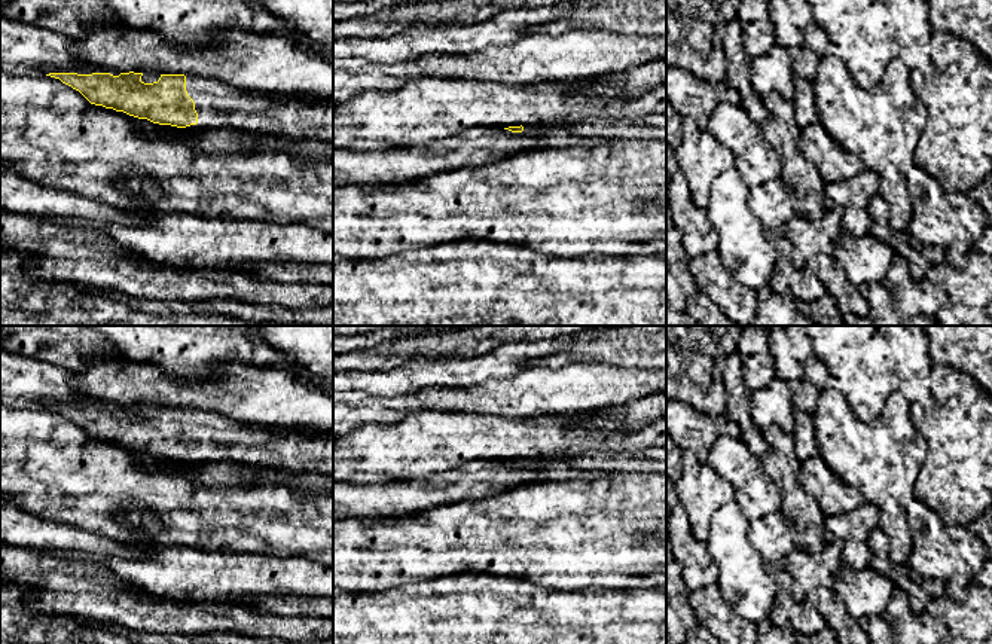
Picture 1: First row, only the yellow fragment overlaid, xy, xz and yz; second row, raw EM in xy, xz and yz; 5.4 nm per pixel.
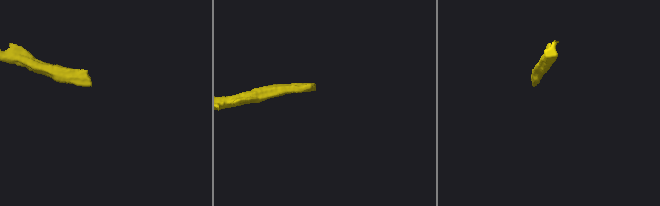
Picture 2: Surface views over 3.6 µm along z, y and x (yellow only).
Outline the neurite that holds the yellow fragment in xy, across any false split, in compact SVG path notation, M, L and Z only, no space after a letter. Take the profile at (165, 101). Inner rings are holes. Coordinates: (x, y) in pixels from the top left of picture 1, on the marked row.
M49 73L79 91L91 104L159 125L189 131L232 126L290 140L333 143L333 100L314 106L289 104L260 91L184 74Z

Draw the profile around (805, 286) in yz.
M772 235L769 241L778 250L778 262L769 287L794 300L818 300L827 292L808 268L799 268L793 260L793 247L784 235Z

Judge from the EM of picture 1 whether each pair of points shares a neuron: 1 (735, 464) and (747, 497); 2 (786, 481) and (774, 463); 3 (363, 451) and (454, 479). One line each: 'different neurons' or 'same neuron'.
1: same neuron
2: same neuron
3: different neurons

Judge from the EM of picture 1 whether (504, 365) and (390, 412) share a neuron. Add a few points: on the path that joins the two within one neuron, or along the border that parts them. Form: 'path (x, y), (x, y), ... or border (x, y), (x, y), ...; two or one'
border (484, 380), (464, 387), (424, 387), (415, 393); two

